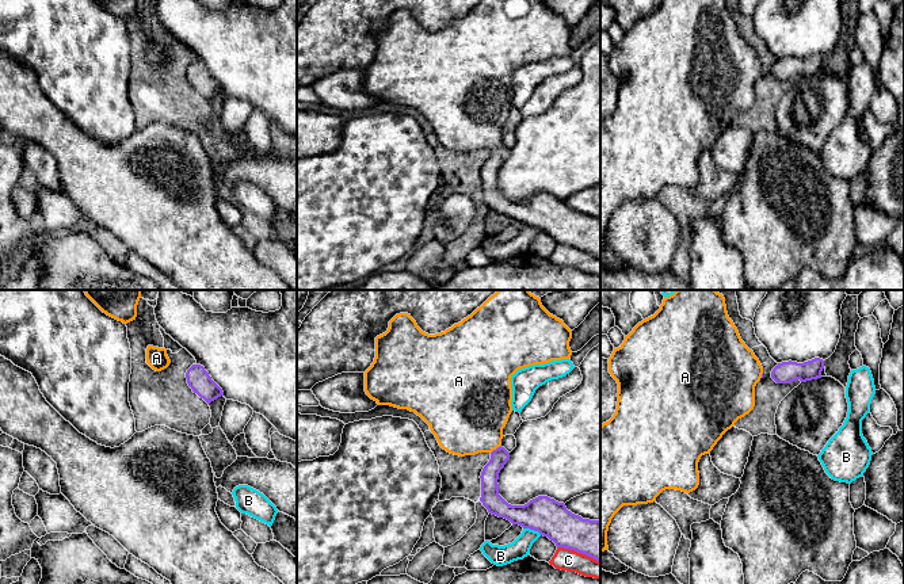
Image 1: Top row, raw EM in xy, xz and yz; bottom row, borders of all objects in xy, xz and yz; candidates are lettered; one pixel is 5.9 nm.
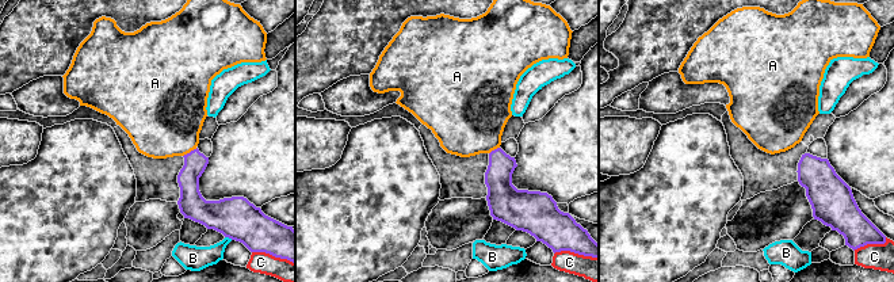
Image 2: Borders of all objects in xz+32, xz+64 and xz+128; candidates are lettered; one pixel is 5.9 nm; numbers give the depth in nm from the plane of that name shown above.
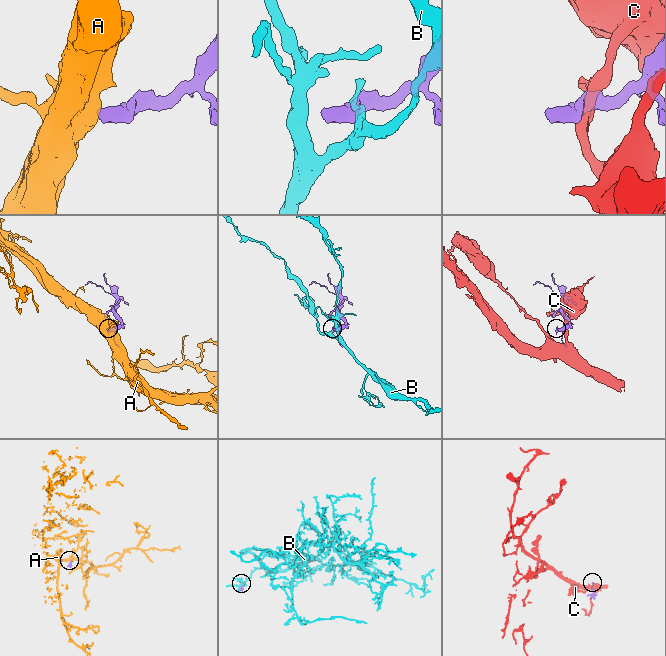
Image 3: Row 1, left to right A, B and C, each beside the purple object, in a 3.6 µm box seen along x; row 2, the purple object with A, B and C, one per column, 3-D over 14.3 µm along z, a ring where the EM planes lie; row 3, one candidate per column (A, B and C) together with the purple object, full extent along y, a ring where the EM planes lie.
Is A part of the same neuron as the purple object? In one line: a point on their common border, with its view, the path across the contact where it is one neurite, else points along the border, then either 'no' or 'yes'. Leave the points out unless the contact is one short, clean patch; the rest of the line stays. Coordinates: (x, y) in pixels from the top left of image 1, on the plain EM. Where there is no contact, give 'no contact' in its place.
xz (496, 145) | across xz (489, 184), (496, 145), (468, 114) | yes

